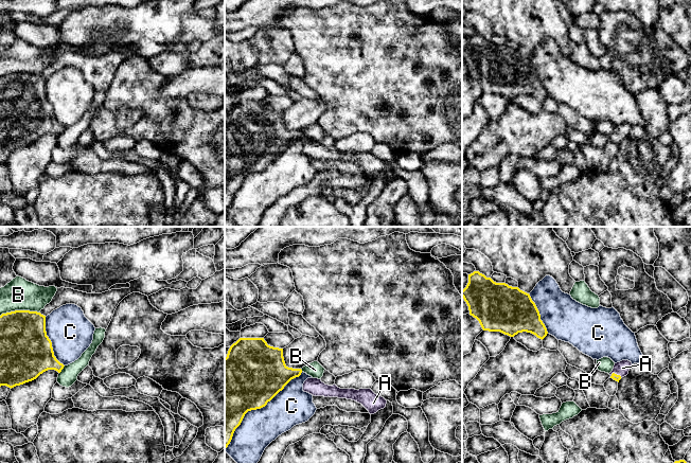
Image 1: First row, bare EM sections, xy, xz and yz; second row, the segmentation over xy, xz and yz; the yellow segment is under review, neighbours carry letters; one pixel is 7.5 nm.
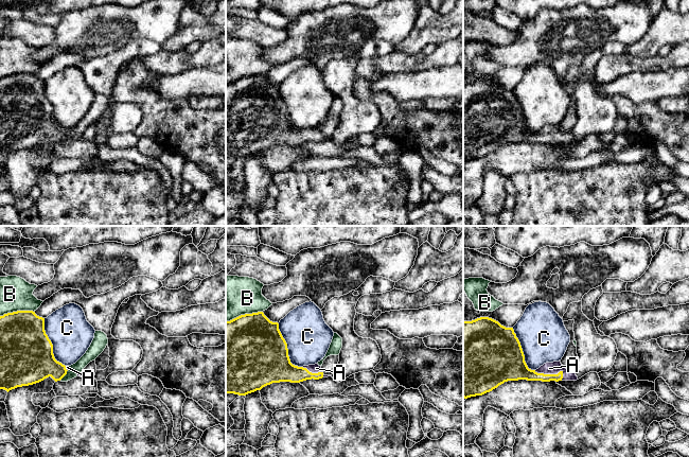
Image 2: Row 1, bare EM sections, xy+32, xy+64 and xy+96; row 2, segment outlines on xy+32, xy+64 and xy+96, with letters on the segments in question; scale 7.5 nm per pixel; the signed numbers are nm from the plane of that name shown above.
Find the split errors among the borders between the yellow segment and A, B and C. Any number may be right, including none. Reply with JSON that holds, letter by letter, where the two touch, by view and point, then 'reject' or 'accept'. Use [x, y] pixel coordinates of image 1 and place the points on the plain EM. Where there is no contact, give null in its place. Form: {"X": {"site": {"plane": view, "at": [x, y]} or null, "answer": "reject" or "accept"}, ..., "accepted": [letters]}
{"A": {"site": {"plane": "yz", "at": [616, 137]}, "answer": "accept"}, "B": {"site": {"plane": "xy", "at": [19, 73]}, "answer": "reject"}, "C": {"site": {"plane": "xz", "at": [255, 172]}, "answer": "reject"}, "accepted": ["A"]}

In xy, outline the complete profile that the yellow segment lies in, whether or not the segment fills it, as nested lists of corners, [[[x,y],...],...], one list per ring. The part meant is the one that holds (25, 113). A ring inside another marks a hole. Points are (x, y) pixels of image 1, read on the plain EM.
[[[15,73],[0,78],[0,149],[14,150],[36,142],[48,132],[64,131],[54,119],[46,94],[46,78],[37,74]]]

